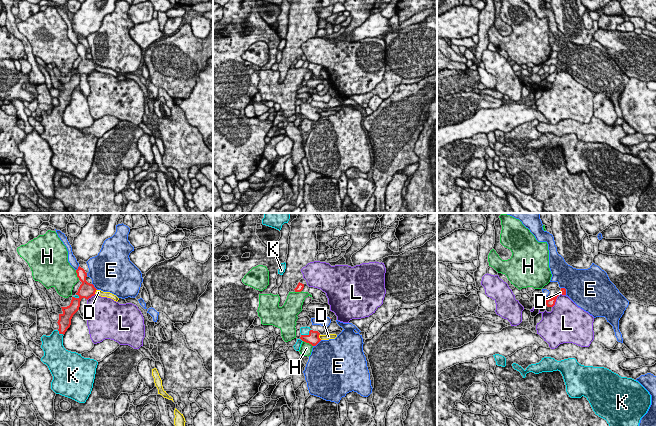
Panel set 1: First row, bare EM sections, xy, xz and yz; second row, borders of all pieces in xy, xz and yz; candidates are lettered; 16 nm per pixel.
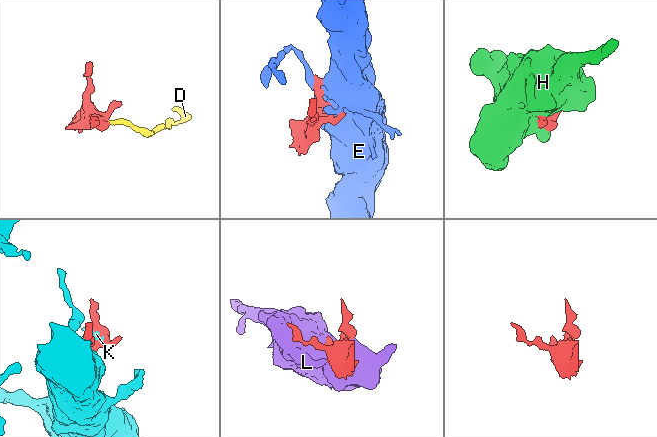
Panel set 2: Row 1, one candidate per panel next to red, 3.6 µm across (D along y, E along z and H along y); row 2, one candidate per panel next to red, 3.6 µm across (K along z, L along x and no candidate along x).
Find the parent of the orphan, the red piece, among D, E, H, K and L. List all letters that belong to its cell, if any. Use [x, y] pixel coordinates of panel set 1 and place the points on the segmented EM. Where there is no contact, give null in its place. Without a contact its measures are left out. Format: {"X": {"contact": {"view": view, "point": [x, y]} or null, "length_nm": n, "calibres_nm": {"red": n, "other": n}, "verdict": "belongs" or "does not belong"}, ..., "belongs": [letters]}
{"D": {"contact": {"view": "xz", "point": [318, 337]}, "length_nm": 100, "calibres_nm": {"red": 190, "other": 100}, "verdict": "does not belong"}, "E": {"contact": {"view": "xz", "point": [317, 343]}, "length_nm": 180, "calibres_nm": {"red": 190, "other": 500}, "verdict": "does not belong"}, "H": {"contact": {"view": "xy", "point": [77, 275]}, "length_nm": 170, "calibres_nm": {"red": 200, "other": 440}, "verdict": "does not belong"}, "K": {"contact": {"view": "xz", "point": [306, 335]}, "length_nm": 190, "calibres_nm": {"red": 190, "other": 130}, "verdict": "belongs"}, "L": {"contact": {"view": "yz", "point": [555, 301]}, "length_nm": 260, "calibres_nm": {"red": 130, "other": 460}, "verdict": "does not belong"}, "belongs": ["K"]}

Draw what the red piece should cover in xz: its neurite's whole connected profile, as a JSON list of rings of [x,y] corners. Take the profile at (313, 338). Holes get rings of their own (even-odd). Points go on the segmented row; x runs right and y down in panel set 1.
[[[301,327],[300,328],[301,337],[297,339],[296,344],[293,346],[296,351],[300,350],[302,342],[316,346],[321,339],[319,338],[320,333],[318,331],[313,331],[310,327]]]

